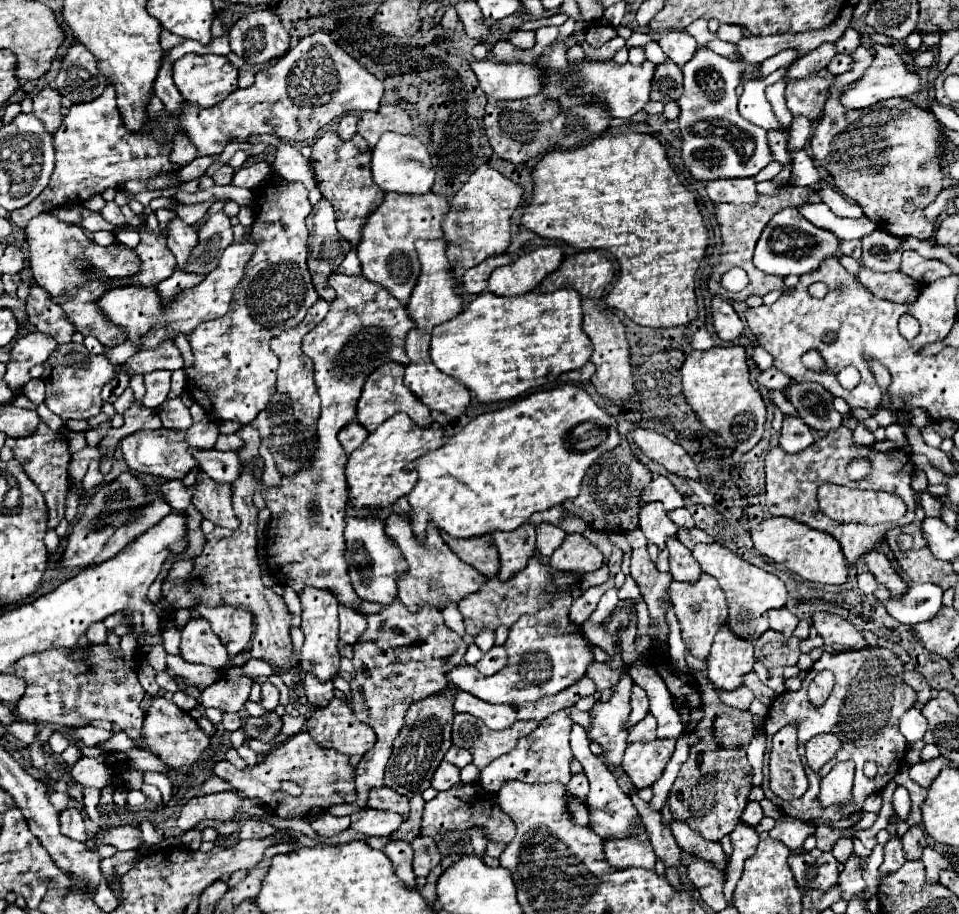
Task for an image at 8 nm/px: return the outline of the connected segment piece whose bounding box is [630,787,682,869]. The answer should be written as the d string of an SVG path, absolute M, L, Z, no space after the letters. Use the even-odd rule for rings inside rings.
M632 787L632 791L630 791L630 799L636 805L636 809L638 809L640 817L642 817L642 823L646 825L646 831L650 835L650 843L654 847L656 857L662 859L668 869L680 869L682 851L680 851L670 827L662 821L662 813L652 809L650 803L642 801L638 797L638 789L636 787Z

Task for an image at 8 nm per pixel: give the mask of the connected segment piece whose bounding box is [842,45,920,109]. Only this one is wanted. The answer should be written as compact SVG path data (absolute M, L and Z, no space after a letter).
M874 45L874 49L876 49L874 63L866 71L866 75L860 77L858 83L848 87L846 93L842 95L842 105L850 107L850 109L864 109L864 107L870 107L874 103L878 103L882 99L890 99L890 97L912 97L920 91L920 75L902 61L902 57L898 55L896 49L884 47L884 45Z

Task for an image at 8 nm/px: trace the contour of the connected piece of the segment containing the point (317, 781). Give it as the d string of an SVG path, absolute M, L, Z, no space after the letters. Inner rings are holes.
M300 731L288 737L282 745L272 749L264 761L254 767L236 769L230 761L218 761L212 767L214 775L230 783L240 793L248 795L248 799L262 801L270 813L278 817L294 817L294 819L310 819L320 813L326 813L330 807L344 803L348 793L354 793L354 767L350 765L350 757L324 749L312 741L306 731ZM280 781L294 781L302 787L302 795L290 797L280 793Z

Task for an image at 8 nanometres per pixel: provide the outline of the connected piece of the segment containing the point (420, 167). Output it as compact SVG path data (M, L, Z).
M384 133L372 149L372 177L374 183L386 193L428 193L434 183L434 169L426 145L414 135Z

